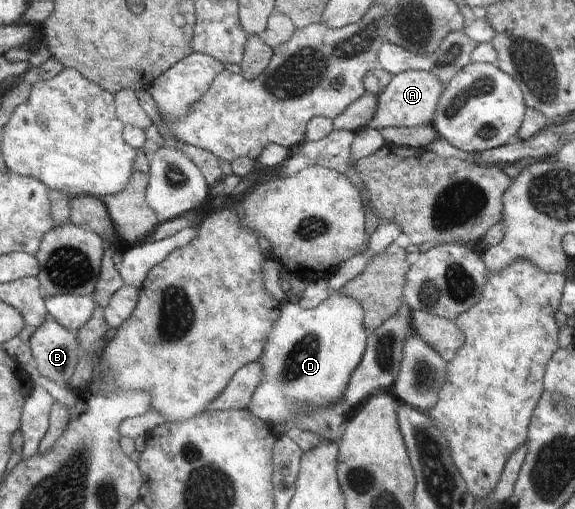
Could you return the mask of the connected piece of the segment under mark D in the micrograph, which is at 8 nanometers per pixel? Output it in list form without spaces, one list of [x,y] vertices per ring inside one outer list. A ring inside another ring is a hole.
[[[340,290],[330,292],[329,297],[315,309],[304,310],[298,304],[284,303],[281,315],[265,342],[264,351],[258,359],[262,367],[260,385],[254,389],[247,409],[261,421],[275,427],[275,423],[296,419],[300,411],[308,407],[338,407],[348,389],[350,377],[362,360],[367,346],[364,328],[364,311],[351,297]]]

